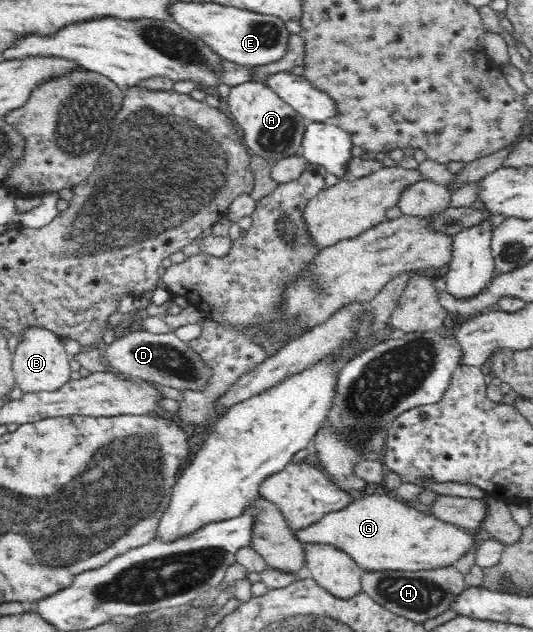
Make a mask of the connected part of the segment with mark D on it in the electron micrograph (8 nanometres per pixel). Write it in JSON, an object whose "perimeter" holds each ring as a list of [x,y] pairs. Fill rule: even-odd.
{"perimeter":[[[137,330],[126,336],[119,335],[113,344],[102,344],[101,348],[103,360],[115,372],[177,390],[202,391],[209,384],[212,375],[210,366],[189,347],[189,342],[179,340],[175,333],[153,334]]]}

